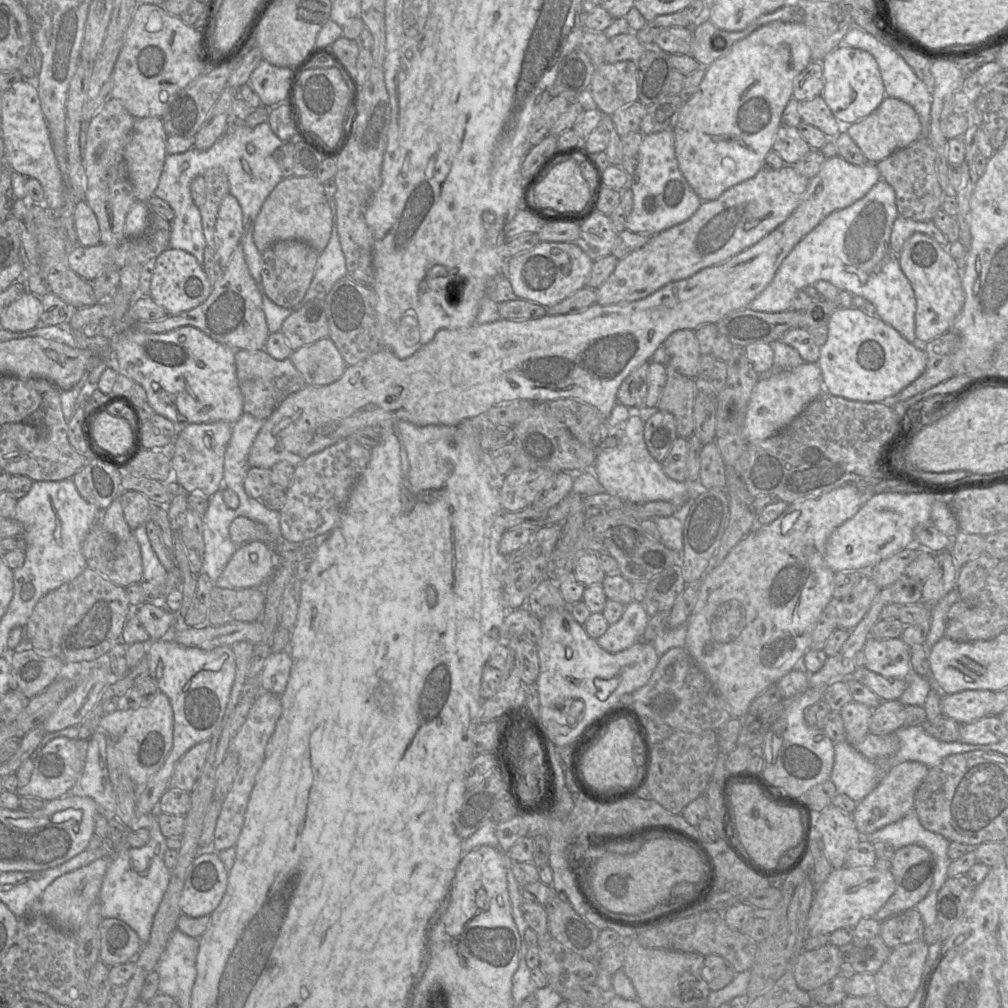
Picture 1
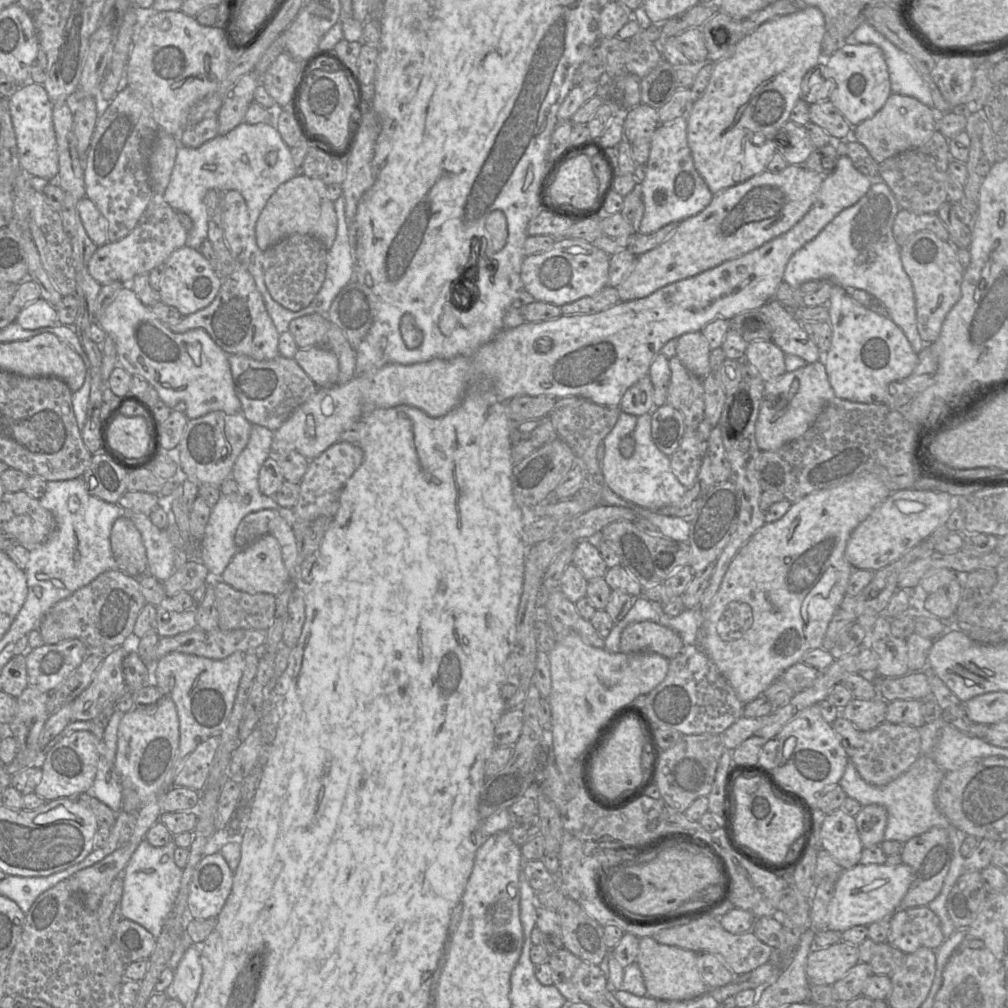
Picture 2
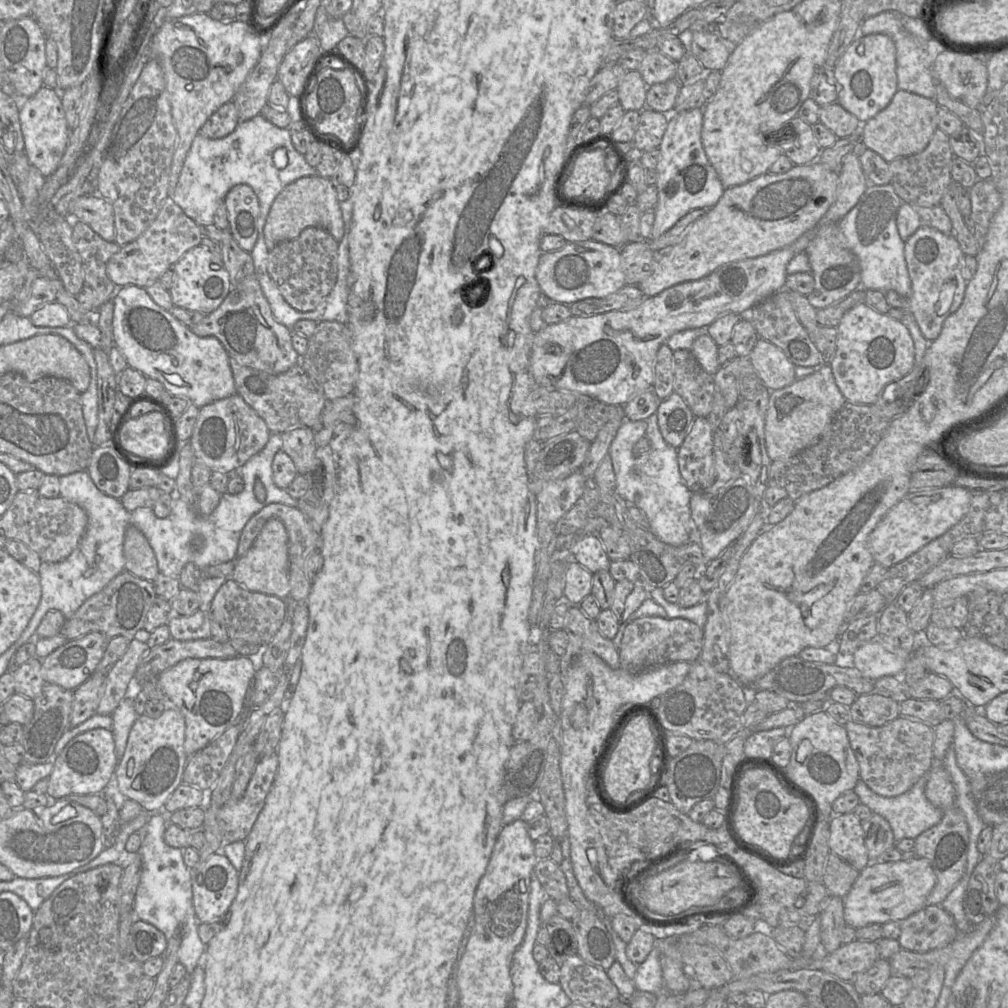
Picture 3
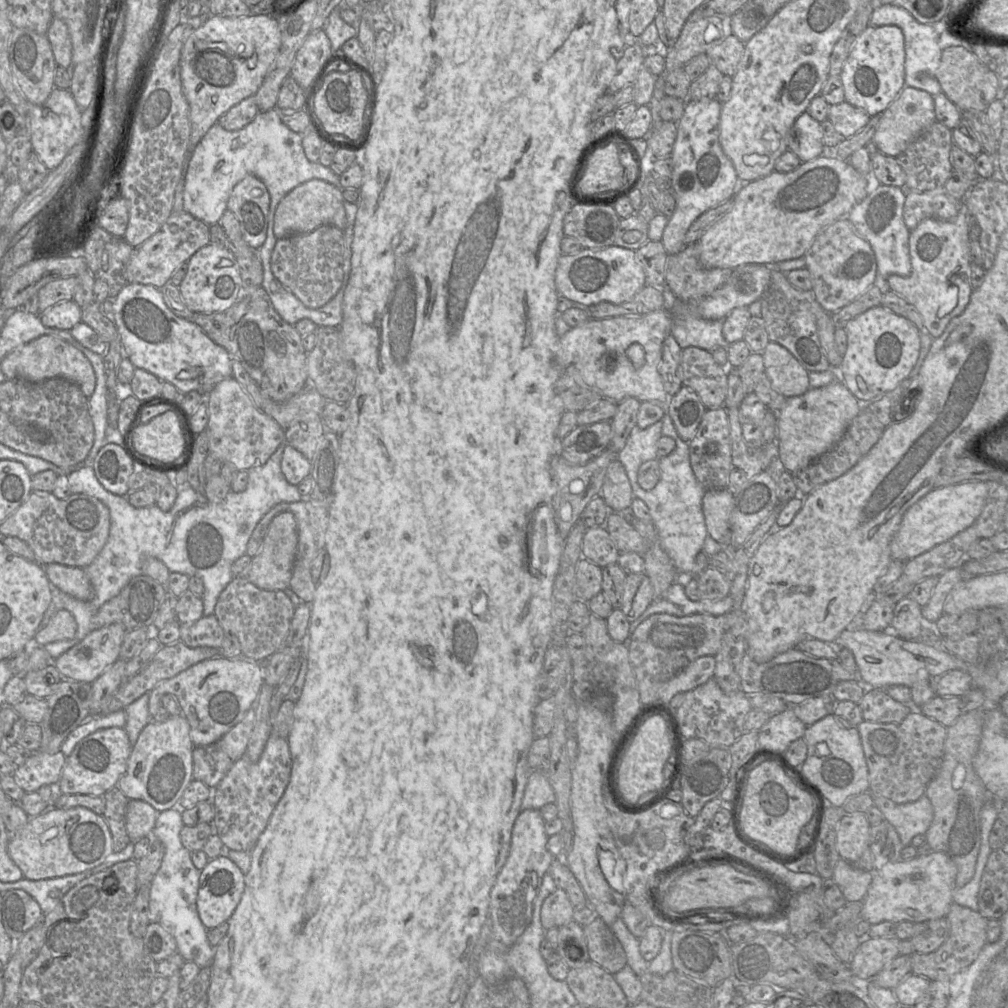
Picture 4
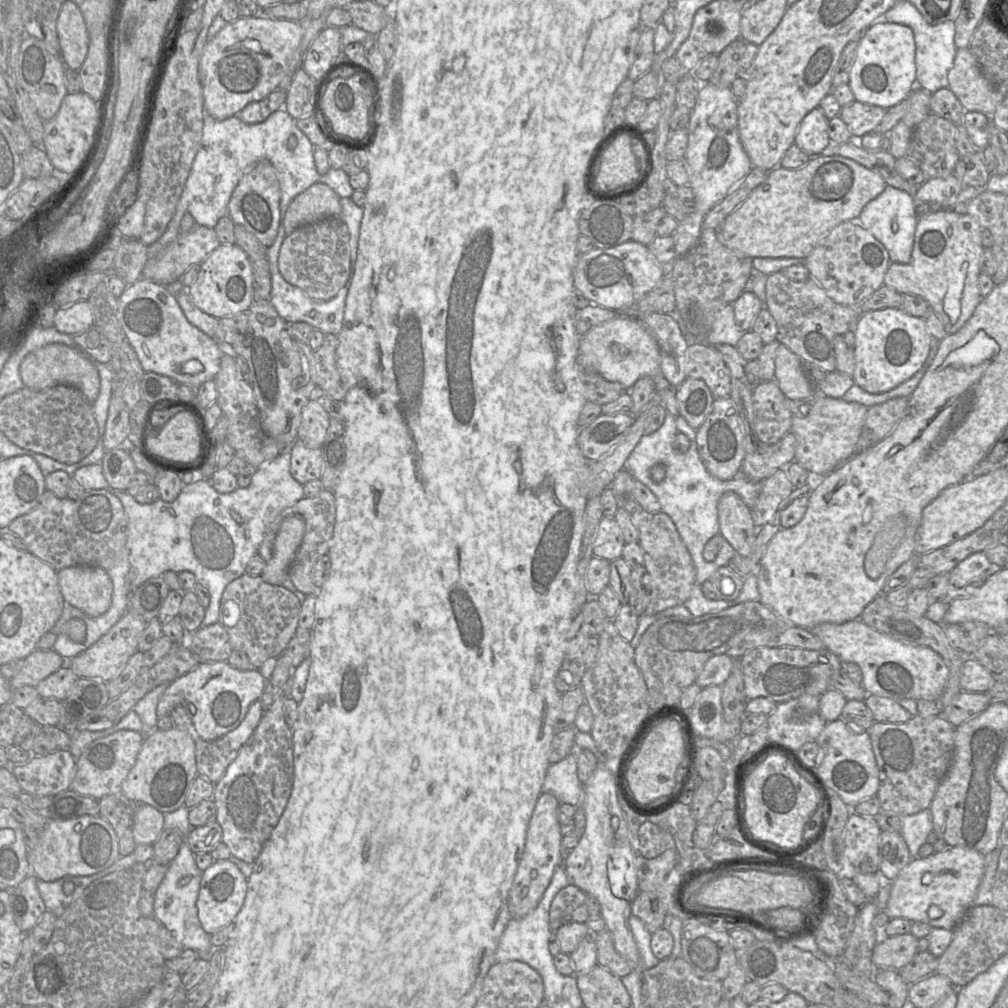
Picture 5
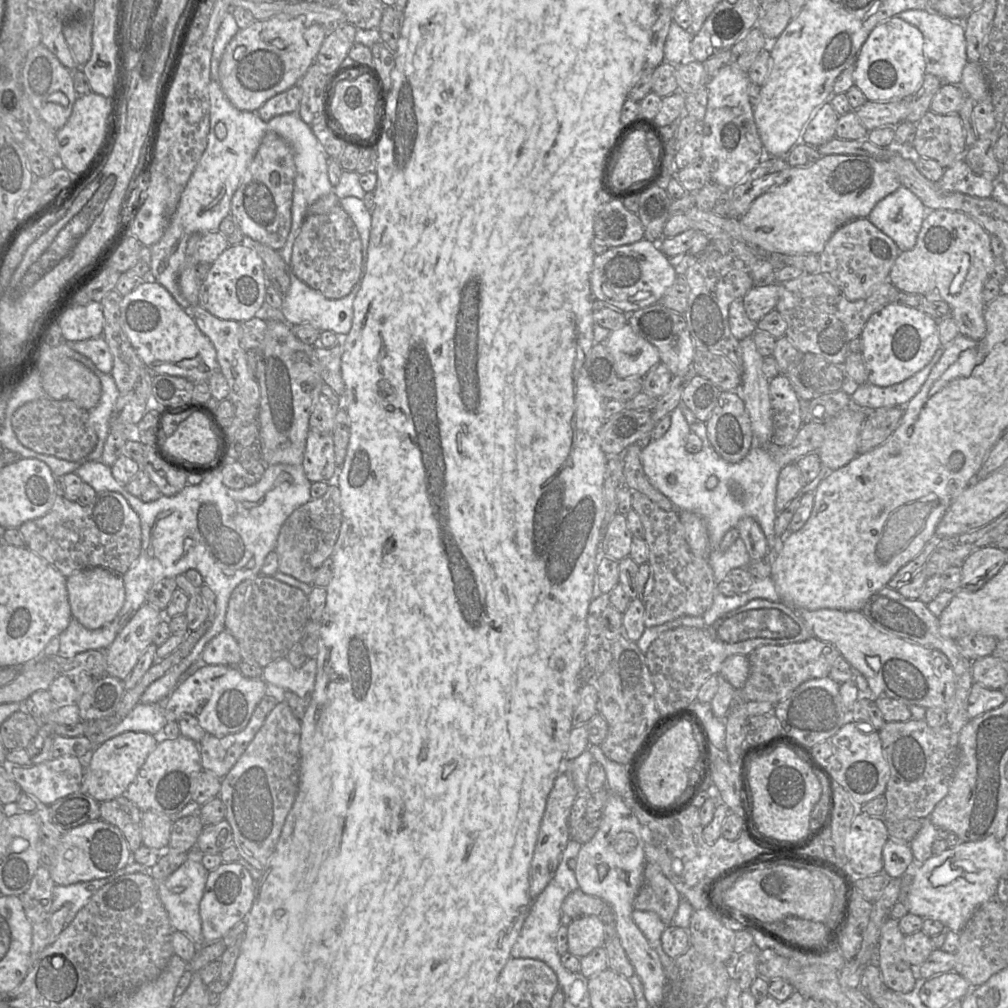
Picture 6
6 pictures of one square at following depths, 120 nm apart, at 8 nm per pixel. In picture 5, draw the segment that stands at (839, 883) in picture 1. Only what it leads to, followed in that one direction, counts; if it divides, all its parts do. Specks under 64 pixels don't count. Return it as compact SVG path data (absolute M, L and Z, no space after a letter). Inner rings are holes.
M965 846L934 852L925 858L914 857L892 881L884 911L890 919L905 918L931 927L953 930L974 906L985 868L985 856Z

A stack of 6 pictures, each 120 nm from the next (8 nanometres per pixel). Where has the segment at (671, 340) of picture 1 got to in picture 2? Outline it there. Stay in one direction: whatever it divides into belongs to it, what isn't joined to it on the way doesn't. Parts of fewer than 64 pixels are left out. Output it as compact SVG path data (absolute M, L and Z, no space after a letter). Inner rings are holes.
M701 331L678 337L676 356L690 372L701 379L711 372L710 352L709 343Z

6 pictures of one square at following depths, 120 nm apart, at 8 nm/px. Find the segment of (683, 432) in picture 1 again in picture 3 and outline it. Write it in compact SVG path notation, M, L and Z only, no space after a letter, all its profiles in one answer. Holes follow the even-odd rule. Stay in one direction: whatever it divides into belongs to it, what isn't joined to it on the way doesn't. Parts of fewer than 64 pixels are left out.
M690 350L673 353L674 392L680 395L695 417L707 417L716 391L713 375L699 364Z

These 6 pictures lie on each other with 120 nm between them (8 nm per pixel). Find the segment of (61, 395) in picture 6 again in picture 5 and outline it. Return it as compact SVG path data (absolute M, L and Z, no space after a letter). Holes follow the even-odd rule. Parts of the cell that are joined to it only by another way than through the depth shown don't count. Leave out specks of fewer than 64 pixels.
M50 344L27 354L20 364L20 376L25 387L41 391L56 385L79 389L92 404L100 392L100 377L90 360L63 344Z

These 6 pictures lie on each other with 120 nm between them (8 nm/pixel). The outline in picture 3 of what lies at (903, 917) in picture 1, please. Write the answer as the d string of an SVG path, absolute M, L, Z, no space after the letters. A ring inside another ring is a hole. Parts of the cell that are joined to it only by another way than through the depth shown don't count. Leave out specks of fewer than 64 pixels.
M926 905L900 921L901 934L897 939L903 950L925 953L951 944L959 935L952 916L939 905Z

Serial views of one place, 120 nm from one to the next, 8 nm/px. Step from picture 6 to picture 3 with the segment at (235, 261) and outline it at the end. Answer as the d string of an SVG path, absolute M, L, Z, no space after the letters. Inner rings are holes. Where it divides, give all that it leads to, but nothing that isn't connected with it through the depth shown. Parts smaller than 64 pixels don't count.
M197 245L174 264L173 282L169 289L174 306L209 314L216 310L231 291L229 273L221 254L212 253L207 247Z

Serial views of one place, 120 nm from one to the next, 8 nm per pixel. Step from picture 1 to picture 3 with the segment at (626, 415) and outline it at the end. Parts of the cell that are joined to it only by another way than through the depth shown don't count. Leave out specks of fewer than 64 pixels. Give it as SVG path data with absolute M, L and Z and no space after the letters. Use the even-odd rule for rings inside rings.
M657 414L650 415L646 420L624 420L610 445L608 454L616 477L616 493L646 515L650 531L660 541L672 546L690 542L692 493L680 474L677 448L668 444L660 432ZM643 437L649 440L650 449L635 457L633 447ZM636 469L639 469L638 475L634 473Z

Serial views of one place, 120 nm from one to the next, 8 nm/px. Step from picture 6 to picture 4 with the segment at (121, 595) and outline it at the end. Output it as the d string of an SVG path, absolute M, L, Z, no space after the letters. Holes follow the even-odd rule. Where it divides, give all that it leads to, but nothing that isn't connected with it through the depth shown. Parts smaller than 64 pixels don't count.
M58 563L43 566L49 581L62 592L82 601L93 598L94 590L84 568Z

